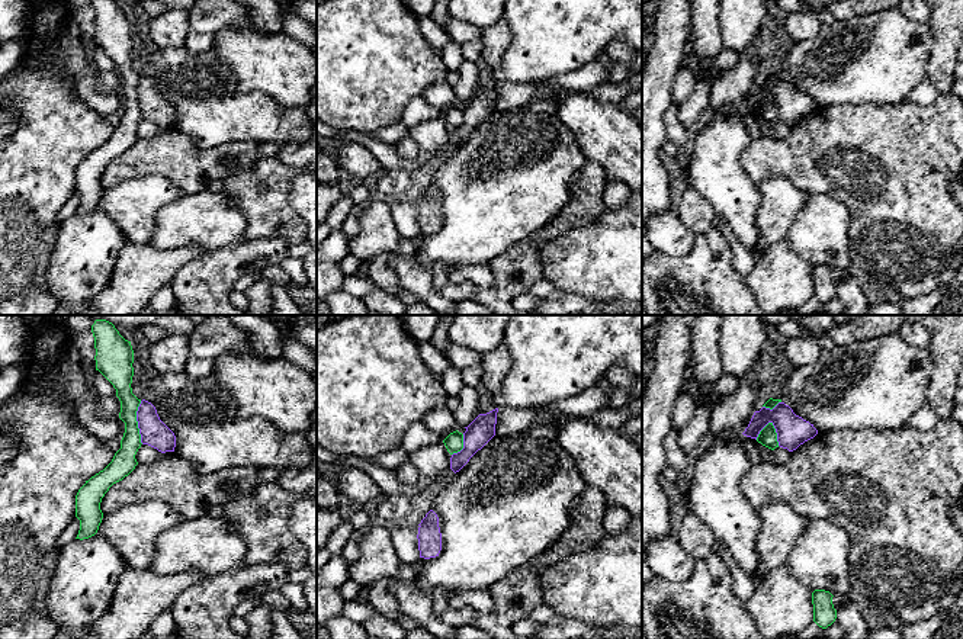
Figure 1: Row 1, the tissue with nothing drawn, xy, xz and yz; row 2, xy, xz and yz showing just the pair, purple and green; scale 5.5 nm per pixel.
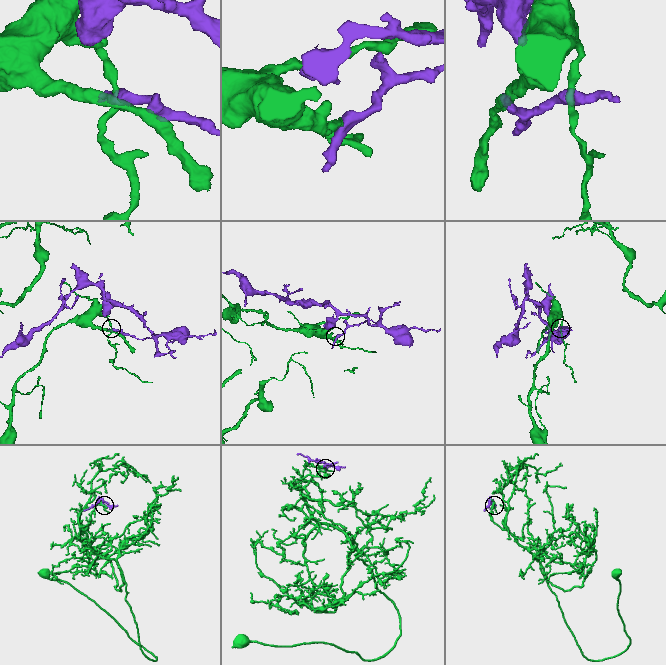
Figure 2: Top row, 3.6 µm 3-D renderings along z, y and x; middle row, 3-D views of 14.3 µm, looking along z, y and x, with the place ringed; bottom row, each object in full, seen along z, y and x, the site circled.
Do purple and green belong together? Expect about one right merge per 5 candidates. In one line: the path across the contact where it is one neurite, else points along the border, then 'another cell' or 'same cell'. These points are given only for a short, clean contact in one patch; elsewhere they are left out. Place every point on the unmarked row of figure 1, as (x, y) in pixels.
along xy (140, 76), (137, 98), (143, 118) | another cell

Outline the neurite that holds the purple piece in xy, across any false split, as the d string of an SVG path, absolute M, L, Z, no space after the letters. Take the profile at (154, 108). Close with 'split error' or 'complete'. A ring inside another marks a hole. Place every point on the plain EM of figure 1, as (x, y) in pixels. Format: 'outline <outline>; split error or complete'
outline M145 74L141 76L137 86L137 96L142 119L148 119L161 128L174 126L176 110L160 94L155 81L151 77Z; complete

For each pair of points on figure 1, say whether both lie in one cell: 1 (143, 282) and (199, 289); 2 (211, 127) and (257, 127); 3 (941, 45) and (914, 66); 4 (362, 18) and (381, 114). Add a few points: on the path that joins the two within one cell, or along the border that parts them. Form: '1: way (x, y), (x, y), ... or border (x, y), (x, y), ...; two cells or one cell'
1: border (195, 257), (170, 282); two cells
2: way (222, 122), (246, 122); one cell
3: border (930, 25), (931, 54), (925, 77); two cells
4: way (362, 41), (362, 79), (371, 90); one cell

